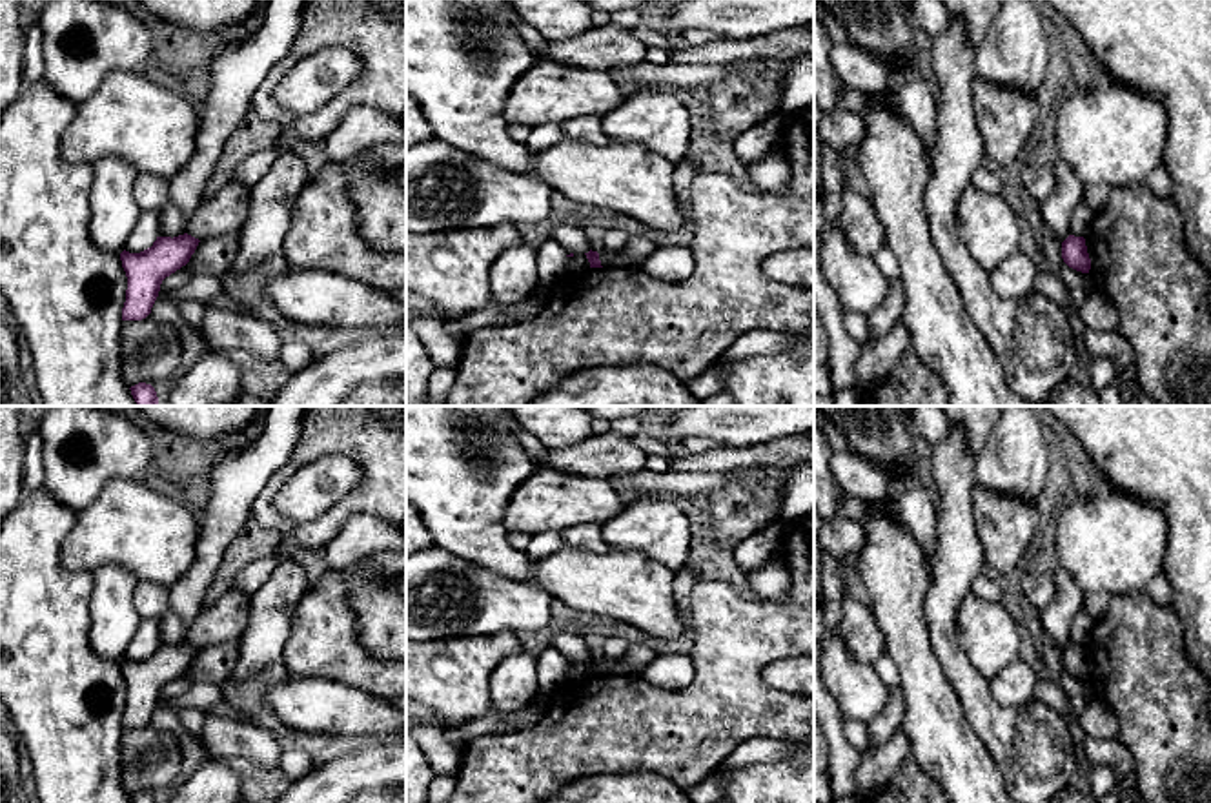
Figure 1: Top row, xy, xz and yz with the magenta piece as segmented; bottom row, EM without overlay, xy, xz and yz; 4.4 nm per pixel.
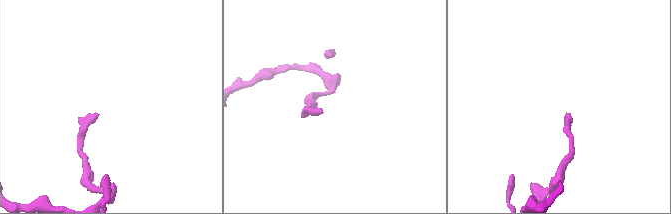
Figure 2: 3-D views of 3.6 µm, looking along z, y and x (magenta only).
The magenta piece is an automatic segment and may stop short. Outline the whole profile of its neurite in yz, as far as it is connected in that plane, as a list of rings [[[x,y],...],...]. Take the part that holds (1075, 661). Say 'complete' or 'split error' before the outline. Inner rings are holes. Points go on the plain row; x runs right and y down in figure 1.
complete; [[[1069,643],[1062,650],[1062,666],[1069,676],[1076,679],[1089,681],[1091,677],[1091,666],[1084,645]]]

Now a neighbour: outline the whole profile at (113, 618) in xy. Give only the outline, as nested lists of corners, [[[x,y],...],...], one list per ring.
[[[120,566],[97,568],[93,579],[89,641],[98,656],[120,663],[142,619],[133,605],[138,581]]]

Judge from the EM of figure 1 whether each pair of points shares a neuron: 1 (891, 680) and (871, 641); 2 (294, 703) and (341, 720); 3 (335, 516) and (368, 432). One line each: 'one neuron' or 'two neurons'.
1: two neurons
2: one neuron
3: one neuron

